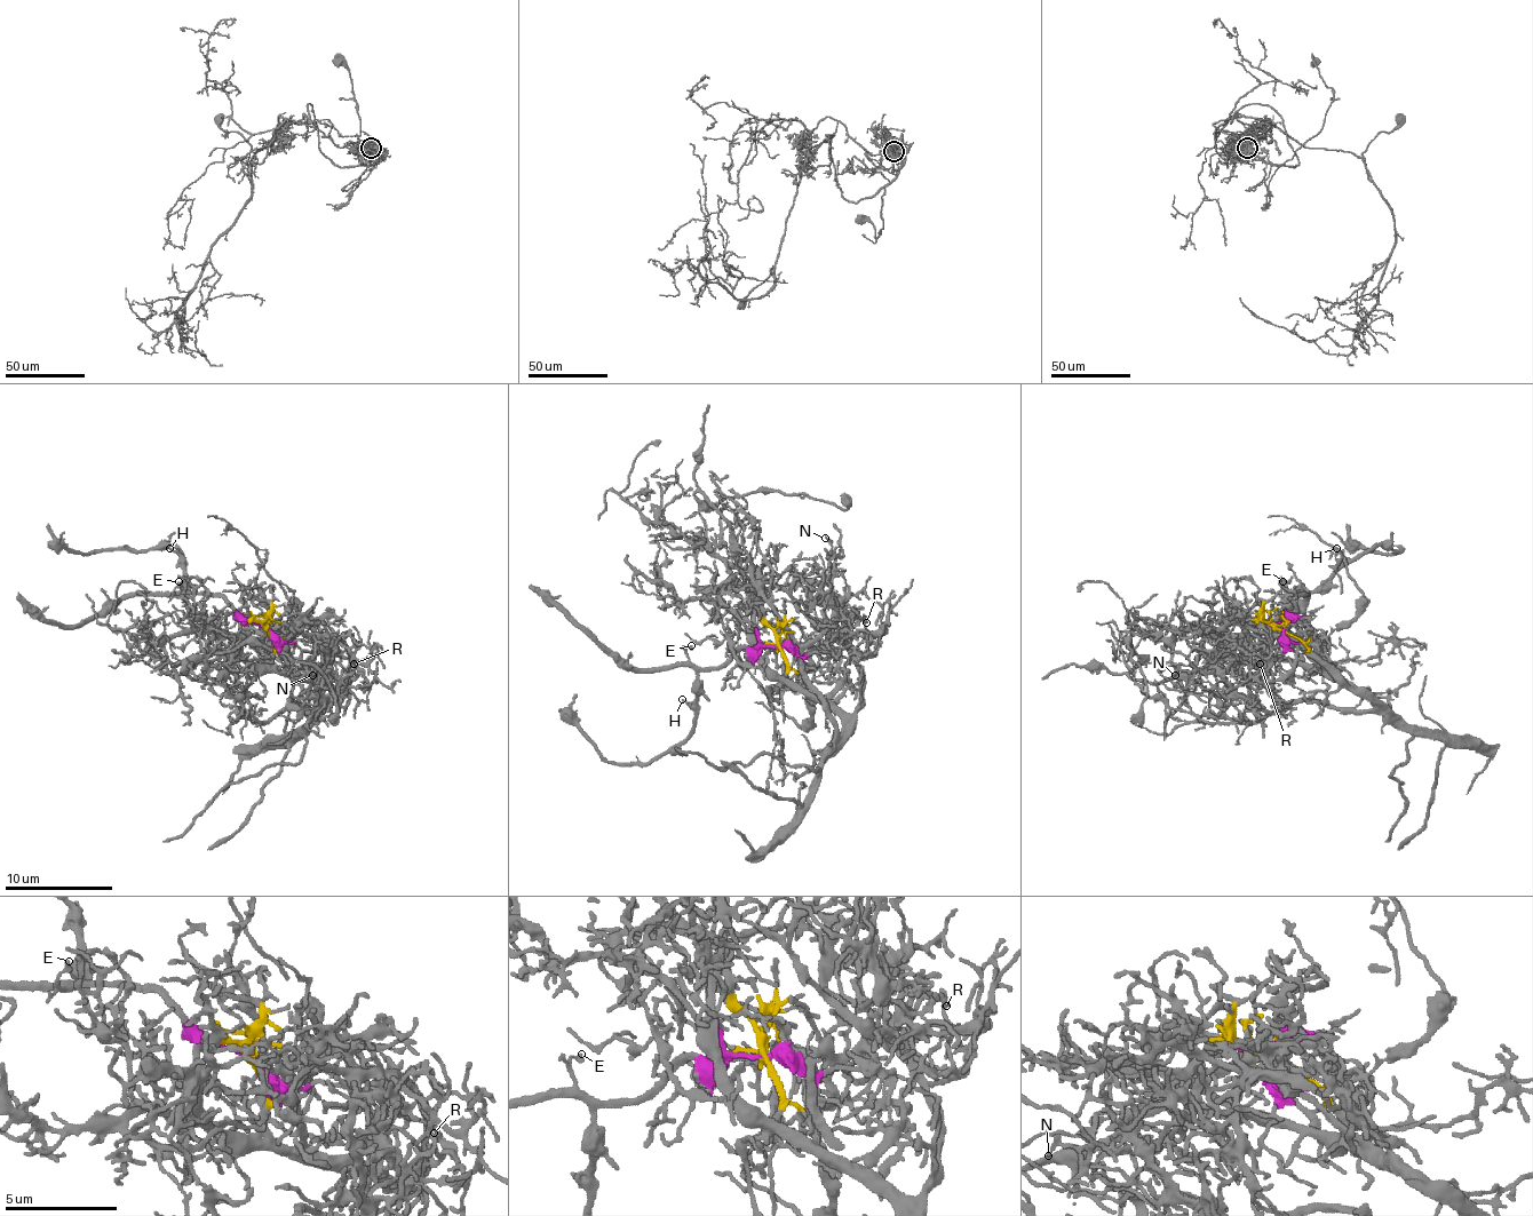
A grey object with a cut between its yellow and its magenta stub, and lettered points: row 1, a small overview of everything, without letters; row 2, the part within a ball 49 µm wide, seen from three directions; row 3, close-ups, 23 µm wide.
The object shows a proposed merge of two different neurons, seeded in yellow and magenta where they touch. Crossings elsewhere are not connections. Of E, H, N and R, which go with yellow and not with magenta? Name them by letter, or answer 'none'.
N, R

